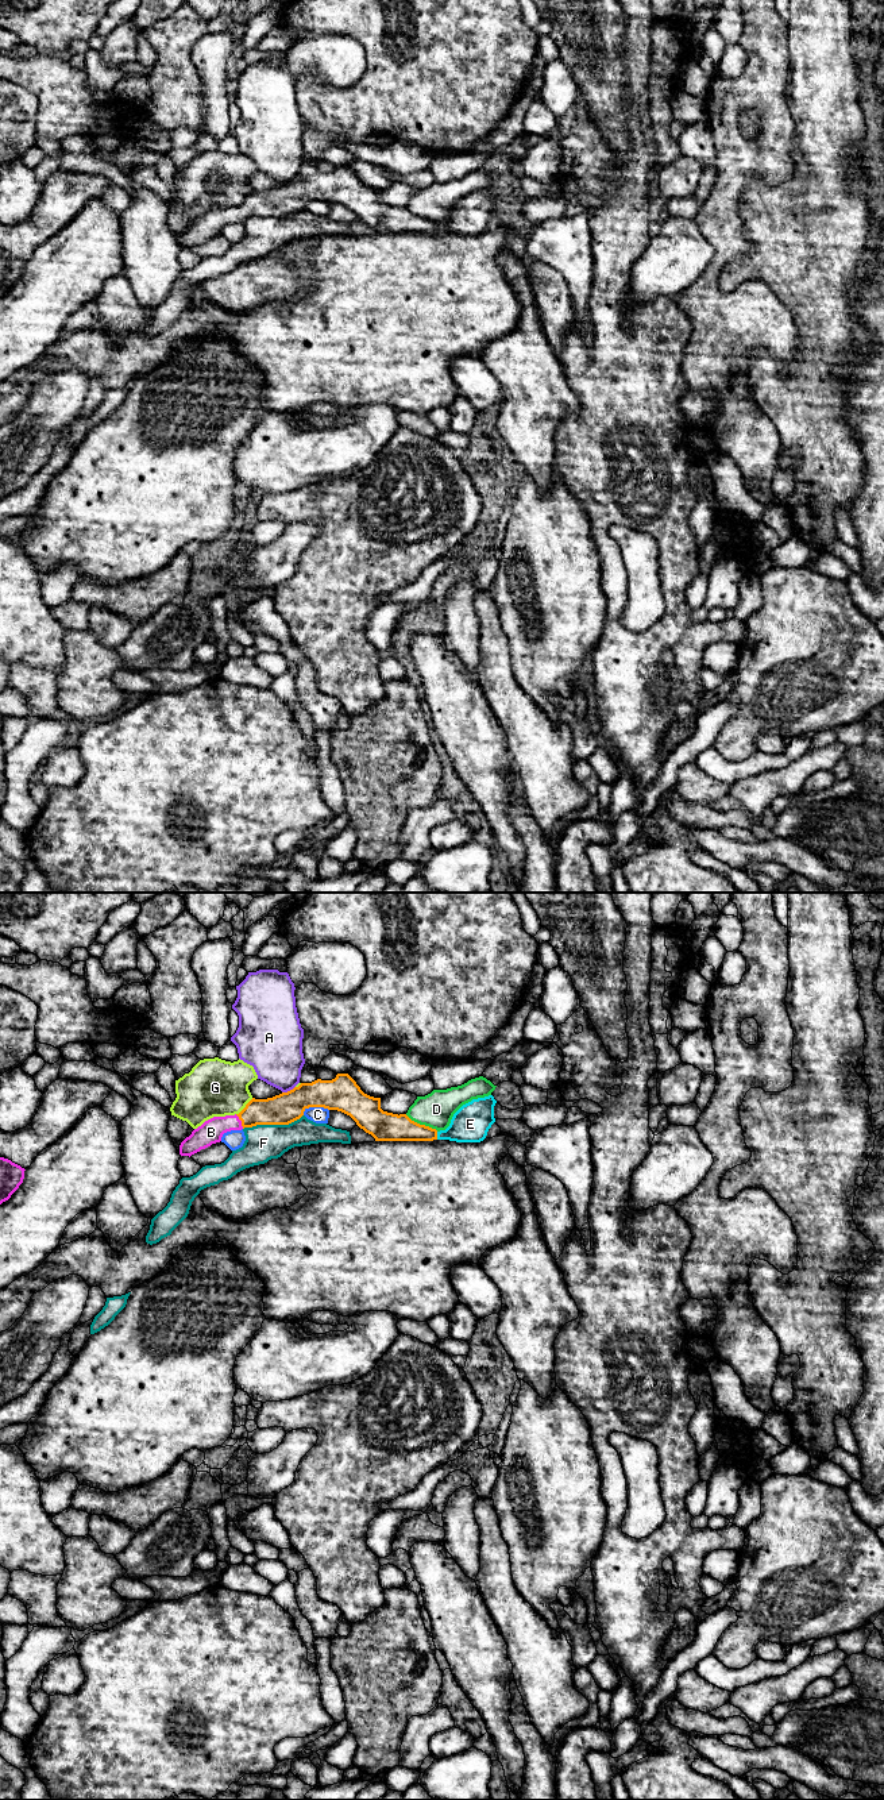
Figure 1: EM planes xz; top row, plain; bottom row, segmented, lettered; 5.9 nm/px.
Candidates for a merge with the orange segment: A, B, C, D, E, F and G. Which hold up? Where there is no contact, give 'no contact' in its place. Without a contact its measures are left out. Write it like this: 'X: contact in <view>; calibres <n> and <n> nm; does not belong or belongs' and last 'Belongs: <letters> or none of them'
A: contact in xz; calibres 190 and 320 nm; does not belong
B: contact in xz; calibres 180 and 140 nm; belongs
C: contact in xz; calibres 200 and 100 nm; does not belong
D: contact in xz; calibres 180 and 200 nm; does not belong
E: contact in xz; calibres 160 and 220 nm; does not belong
F: contact in xz; calibres 190 and 220 nm; does not belong
G: contact in xz; calibres 190 and 340 nm; does not belong
Belongs: B

